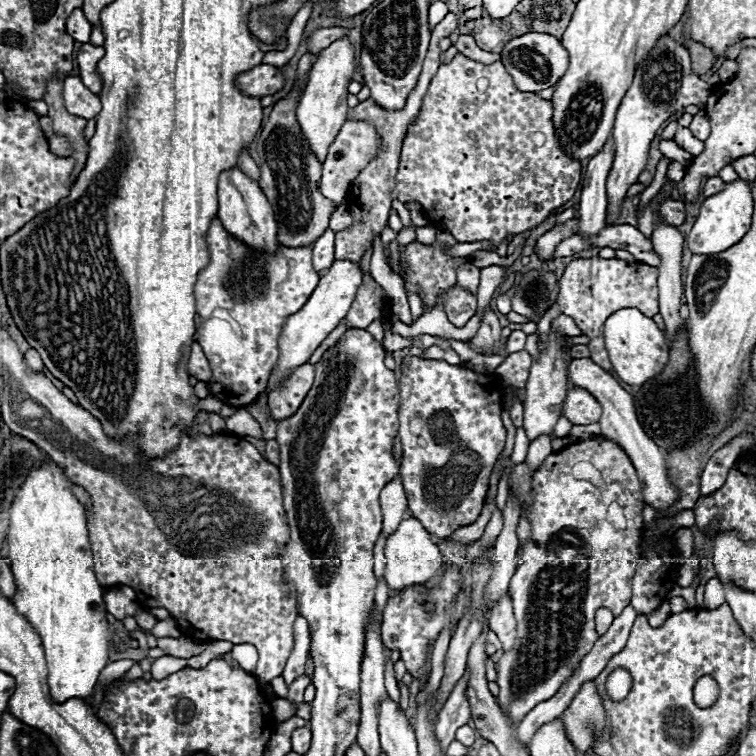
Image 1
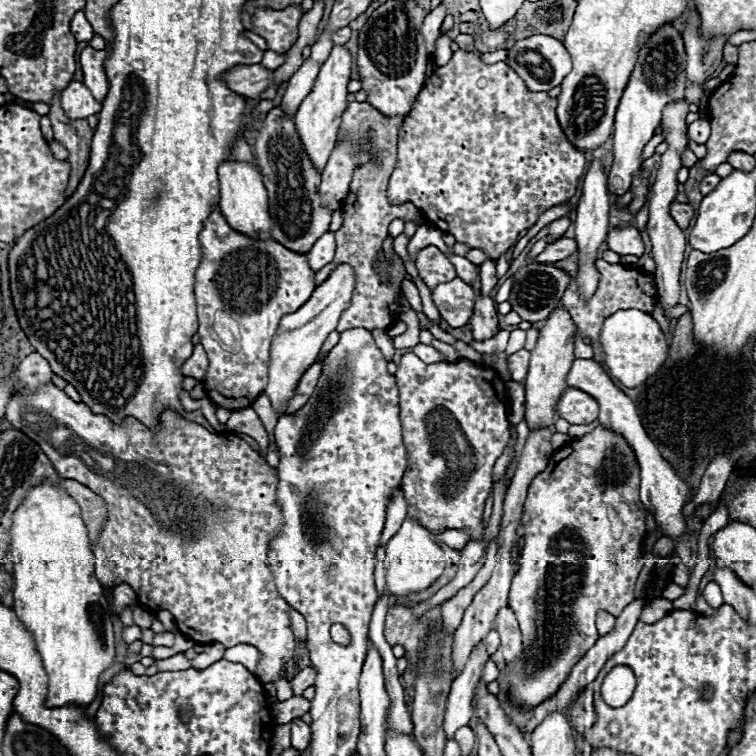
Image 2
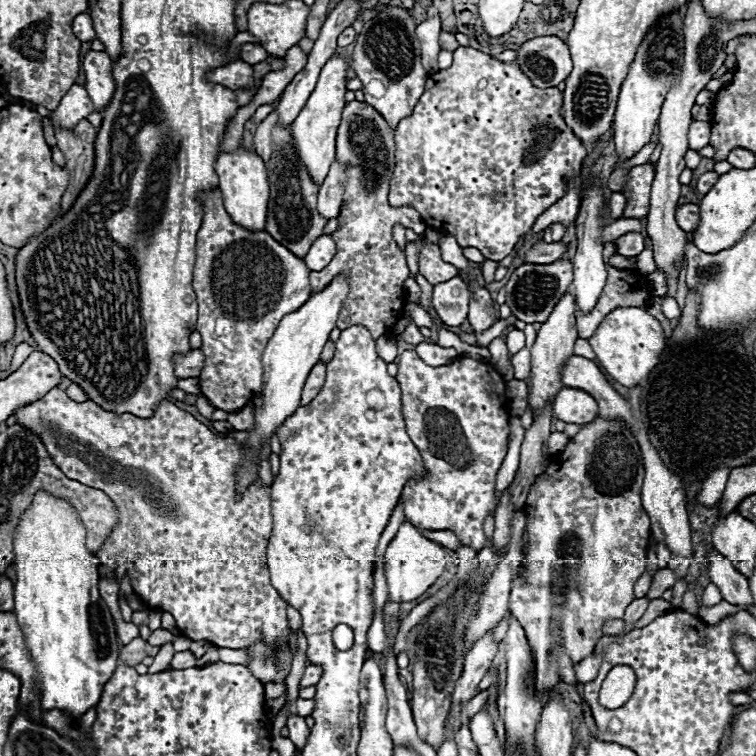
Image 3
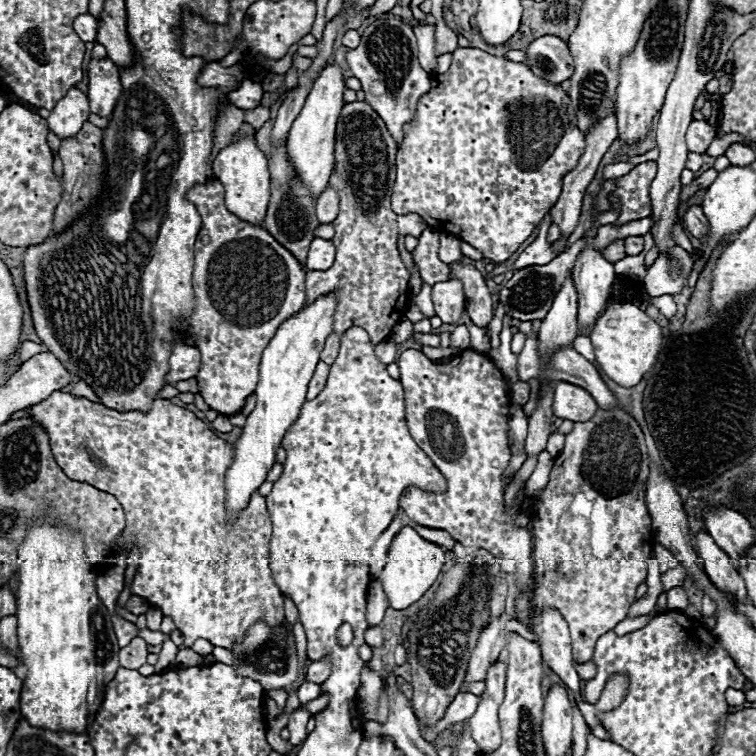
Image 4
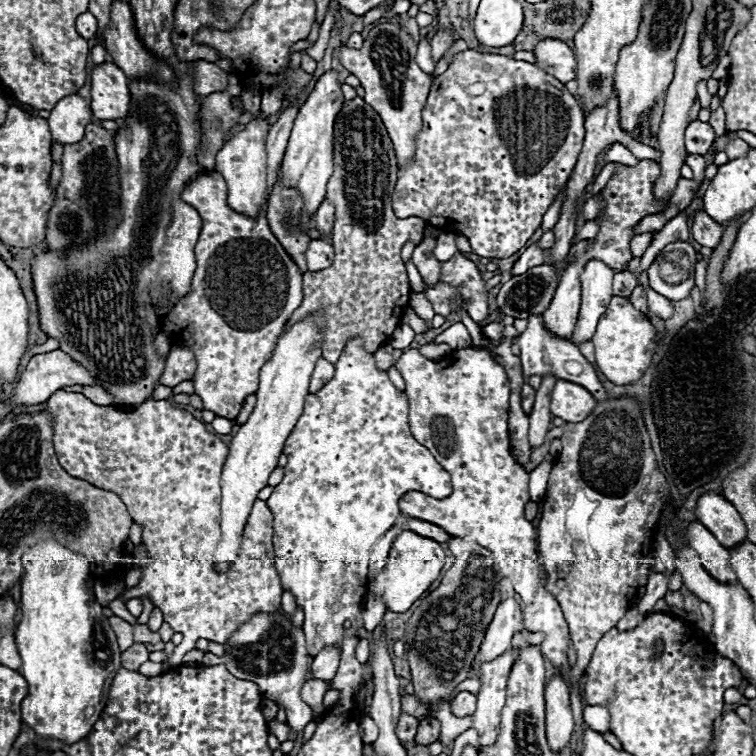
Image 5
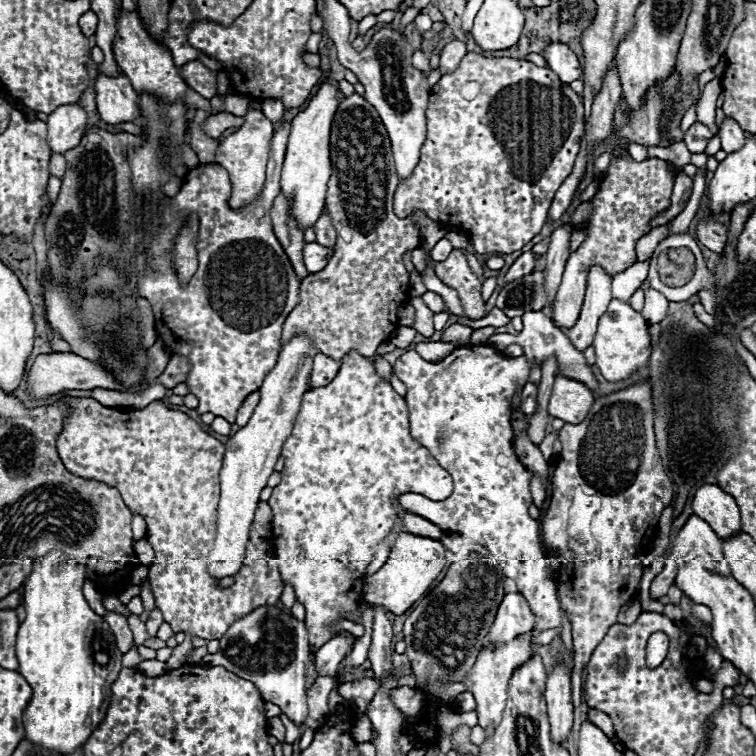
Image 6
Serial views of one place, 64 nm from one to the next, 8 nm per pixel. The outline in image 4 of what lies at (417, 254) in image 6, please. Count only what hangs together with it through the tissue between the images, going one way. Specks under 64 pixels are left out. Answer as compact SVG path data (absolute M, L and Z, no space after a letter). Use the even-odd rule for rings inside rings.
M424 230L422 236L418 238L416 246L416 264L420 270L420 276L426 284L434 286L436 282L448 280L450 278L450 266L440 262L438 258L438 234L432 230Z

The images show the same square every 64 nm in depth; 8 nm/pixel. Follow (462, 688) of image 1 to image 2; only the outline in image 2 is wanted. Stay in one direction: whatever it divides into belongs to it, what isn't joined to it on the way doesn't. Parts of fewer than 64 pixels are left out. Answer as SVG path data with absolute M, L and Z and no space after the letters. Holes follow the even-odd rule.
M480 642L474 648L474 652L470 654L462 674L458 678L454 678L448 700L446 700L444 722L442 722L442 730L446 734L446 740L452 740L454 732L472 720L472 716L474 716L474 710L472 710L474 684L480 680L488 658L490 658L490 654L486 652L484 642Z

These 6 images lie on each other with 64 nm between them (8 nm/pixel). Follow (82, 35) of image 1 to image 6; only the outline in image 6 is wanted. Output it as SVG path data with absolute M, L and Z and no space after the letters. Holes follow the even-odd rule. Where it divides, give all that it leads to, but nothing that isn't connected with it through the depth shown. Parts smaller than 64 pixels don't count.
M86 12L86 14L82 14L80 16L80 20L78 20L78 24L80 24L80 30L82 30L82 34L88 38L88 36L92 36L94 32L96 32L96 24L98 24L98 18L94 16L94 12Z

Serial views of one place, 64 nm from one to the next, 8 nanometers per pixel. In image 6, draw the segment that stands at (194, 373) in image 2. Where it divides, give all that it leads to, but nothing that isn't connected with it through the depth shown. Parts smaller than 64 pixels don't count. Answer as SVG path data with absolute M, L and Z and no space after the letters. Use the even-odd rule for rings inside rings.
M172 354L166 370L156 378L156 382L162 384L162 386L166 386L168 390L172 390L176 384L180 384L180 382L186 380L190 368L192 368L192 366L190 366L190 360L188 360L186 356L182 356L182 354Z

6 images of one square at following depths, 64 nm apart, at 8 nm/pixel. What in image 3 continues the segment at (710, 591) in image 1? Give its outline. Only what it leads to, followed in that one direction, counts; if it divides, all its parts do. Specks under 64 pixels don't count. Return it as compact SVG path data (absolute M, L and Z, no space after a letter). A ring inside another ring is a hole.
M708 584L702 595L702 604L704 606L714 606L714 604L718 604L720 600L722 600L722 598L720 598L718 588L716 588L714 584Z

